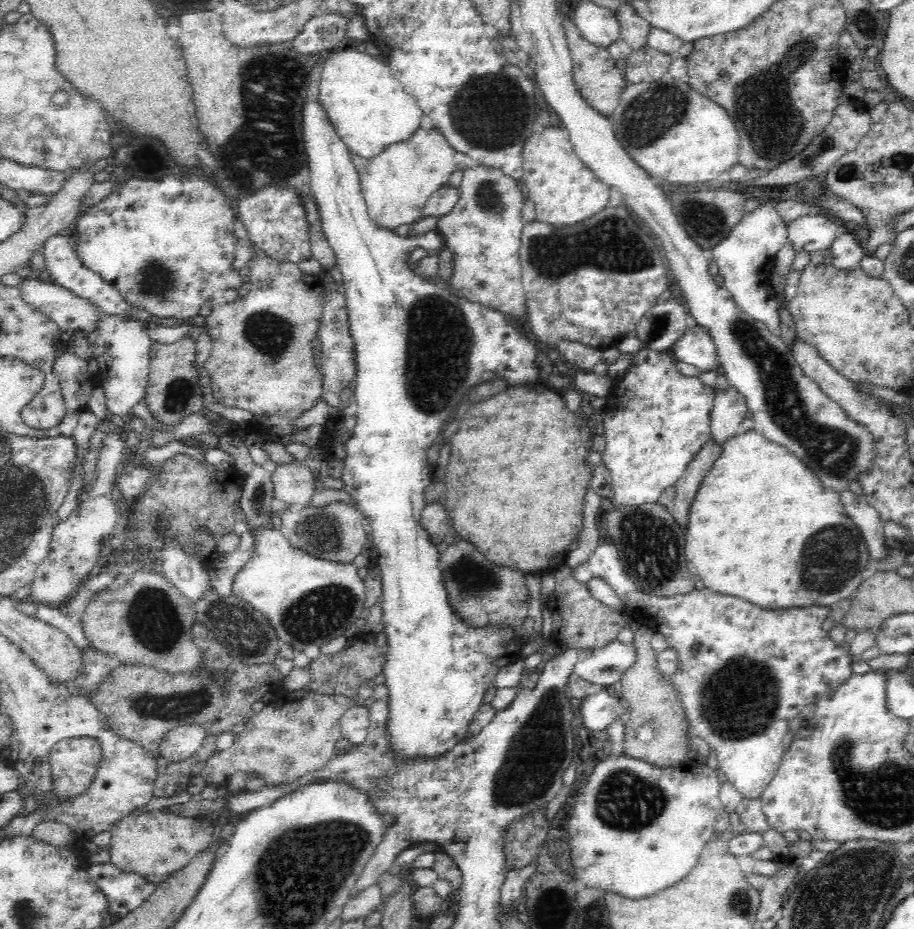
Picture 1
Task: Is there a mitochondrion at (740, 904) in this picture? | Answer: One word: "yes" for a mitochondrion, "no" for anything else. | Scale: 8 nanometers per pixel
yes

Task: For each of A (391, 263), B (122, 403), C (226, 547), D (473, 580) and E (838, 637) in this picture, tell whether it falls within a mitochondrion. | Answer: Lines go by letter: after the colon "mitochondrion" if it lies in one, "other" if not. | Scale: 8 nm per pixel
A: other
B: other
C: other
D: mitochondrion
E: other

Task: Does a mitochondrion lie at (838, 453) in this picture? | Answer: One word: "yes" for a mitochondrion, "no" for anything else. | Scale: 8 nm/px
yes

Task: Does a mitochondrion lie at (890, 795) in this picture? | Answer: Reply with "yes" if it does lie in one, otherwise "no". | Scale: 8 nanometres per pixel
yes

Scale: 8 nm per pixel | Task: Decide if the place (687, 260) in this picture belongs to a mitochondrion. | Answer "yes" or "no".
no

